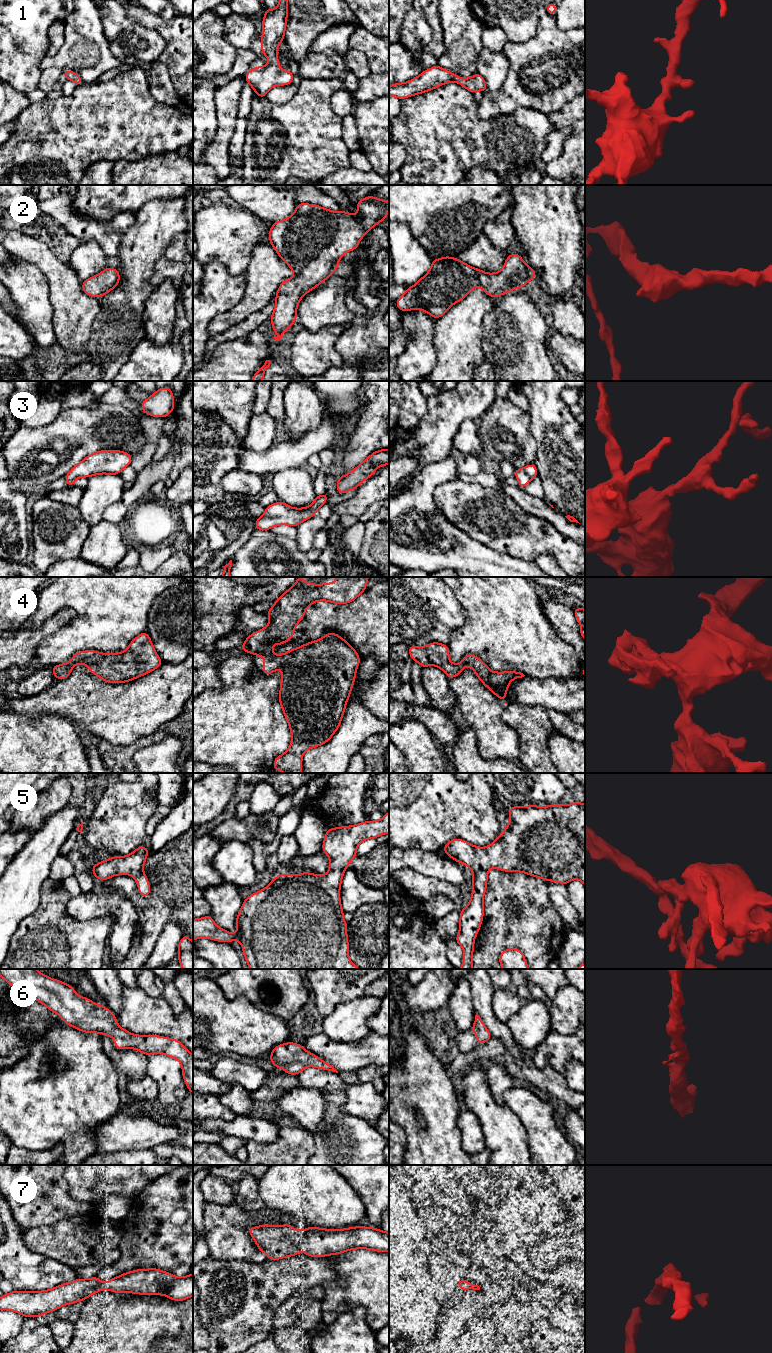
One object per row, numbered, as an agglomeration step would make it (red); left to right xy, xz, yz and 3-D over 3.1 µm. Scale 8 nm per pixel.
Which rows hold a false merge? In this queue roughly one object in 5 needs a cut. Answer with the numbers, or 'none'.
none

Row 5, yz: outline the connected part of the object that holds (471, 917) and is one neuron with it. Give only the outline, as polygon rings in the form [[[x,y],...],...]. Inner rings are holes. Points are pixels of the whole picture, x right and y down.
[[[573,802],[568,805],[547,805],[540,807],[513,806],[508,809],[510,823],[503,833],[485,848],[474,846],[463,839],[447,842],[443,851],[456,862],[469,866],[472,870],[471,899],[465,908],[461,908],[459,930],[455,942],[464,951],[463,963],[459,969],[473,969],[472,957],[474,940],[483,922],[483,899],[487,887],[487,874],[491,867],[506,872],[523,872],[543,881],[567,885],[573,879],[579,879],[585,886],[585,803]]]

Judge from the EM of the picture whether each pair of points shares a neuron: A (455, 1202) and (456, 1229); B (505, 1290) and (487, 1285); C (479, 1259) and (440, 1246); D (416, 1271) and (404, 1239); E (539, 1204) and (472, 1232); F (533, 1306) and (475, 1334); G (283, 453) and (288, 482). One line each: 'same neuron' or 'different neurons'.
A: different neurons
B: same neuron
C: same neuron
D: same neuron
E: different neurons
F: same neuron
G: different neurons

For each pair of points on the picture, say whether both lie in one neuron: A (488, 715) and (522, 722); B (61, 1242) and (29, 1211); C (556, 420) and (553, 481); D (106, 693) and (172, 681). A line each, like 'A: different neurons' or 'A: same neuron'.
A: different neurons
B: different neurons
C: same neuron
D: same neuron

